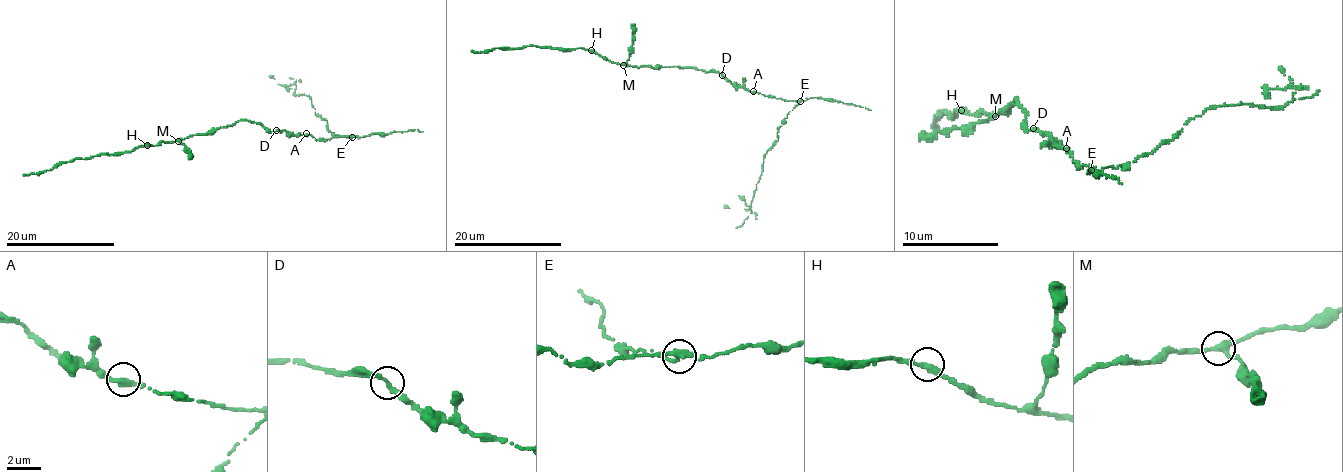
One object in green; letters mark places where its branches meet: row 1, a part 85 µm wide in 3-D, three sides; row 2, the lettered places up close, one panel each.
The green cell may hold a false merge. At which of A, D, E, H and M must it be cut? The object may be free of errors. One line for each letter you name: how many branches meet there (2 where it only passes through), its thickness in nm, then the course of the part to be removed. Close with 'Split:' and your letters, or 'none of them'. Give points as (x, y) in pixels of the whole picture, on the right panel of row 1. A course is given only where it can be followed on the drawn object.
E: branches 3; calibre 280 nm
Split: E

